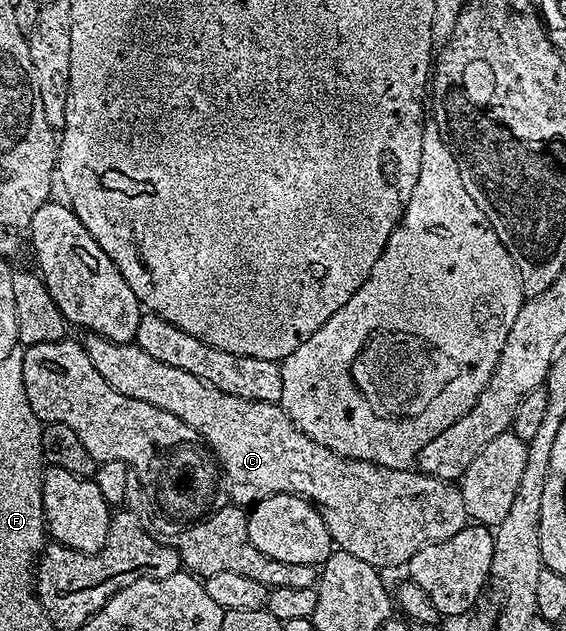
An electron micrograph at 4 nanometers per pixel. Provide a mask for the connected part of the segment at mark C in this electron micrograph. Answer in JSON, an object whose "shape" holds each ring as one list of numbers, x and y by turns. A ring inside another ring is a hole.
{"shape":[[91,334,85,335,85,337,83,337,82,343,86,354,90,358,90,362,94,362,94,370,98,370,98,374,102,374,102,378,106,383,114,386,114,390,118,390,118,394,126,394,126,398,136,398,138,402,150,402,150,406,158,406,158,410,168,410,170,414,174,414,174,418,180,418,182,422,186,422,186,426,190,426,193,431,200,435,201,440,208,445,213,457,218,461,223,475,226,477,226,492,227,495,228,492,232,495,231,503,233,505,251,506,258,500,264,500,268,496,273,496,276,492,291,492,304,497,305,500,311,500,313,504,322,509,320,517,322,518,322,522,326,522,326,530,330,530,330,538,333,545,341,552,354,554,354,558,362,558,362,562,374,566,377,570,396,568,399,564,400,567,407,565,408,560,414,558,414,554,422,546,433,544,434,542,442,542,446,538,454,538,454,534,458,534,458,530,462,530,469,523,470,517,466,510,466,502,462,502,462,494,455,483,447,480,439,480,419,470,387,468,386,466,378,466,370,462,351,460,345,456,339,456,338,454,334,454,334,450,326,450,326,446,318,446,318,442,306,438,306,434,302,434,302,430,296,428,291,418,284,413,284,409,279,404,234,398,222,390,218,390,213,384,207,384,202,378,198,378,194,374,186,374,186,370,178,370,176,366,166,366,166,362,158,362,158,358,150,358,150,354,146,354,146,350,142,350,135,342,119,344,118,342,110,342,106,338]]}

